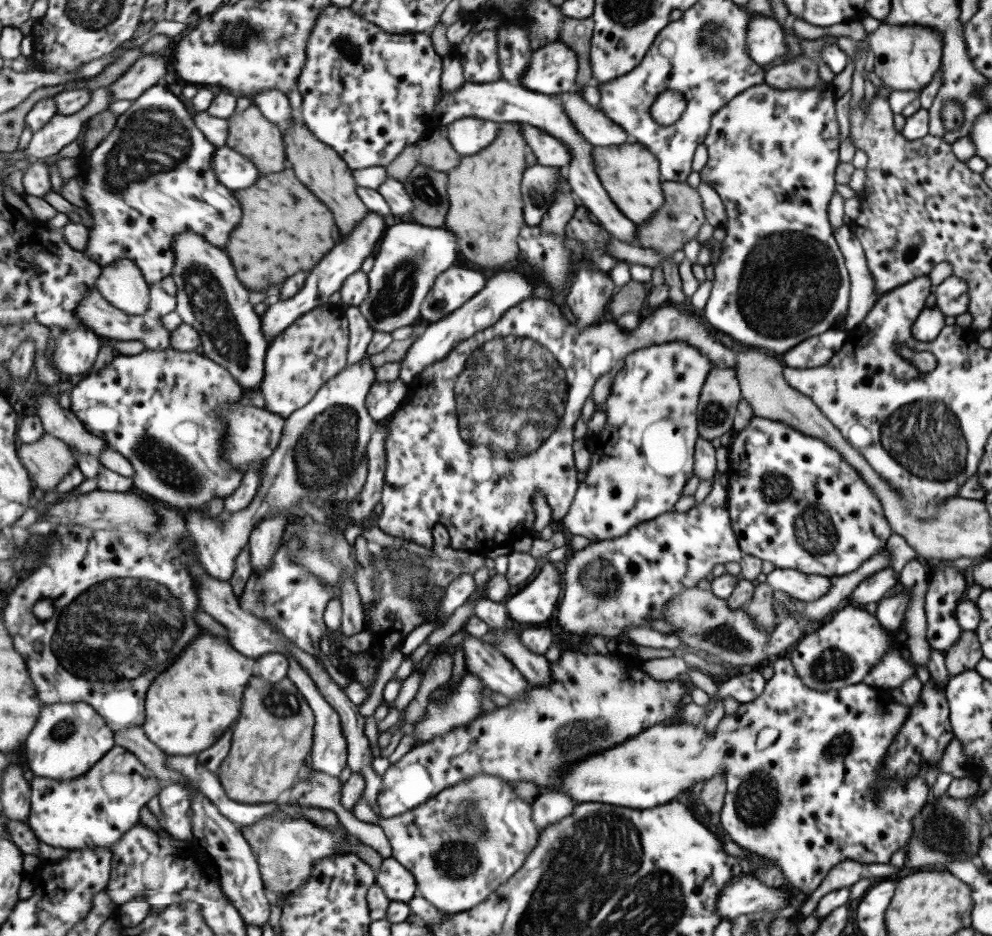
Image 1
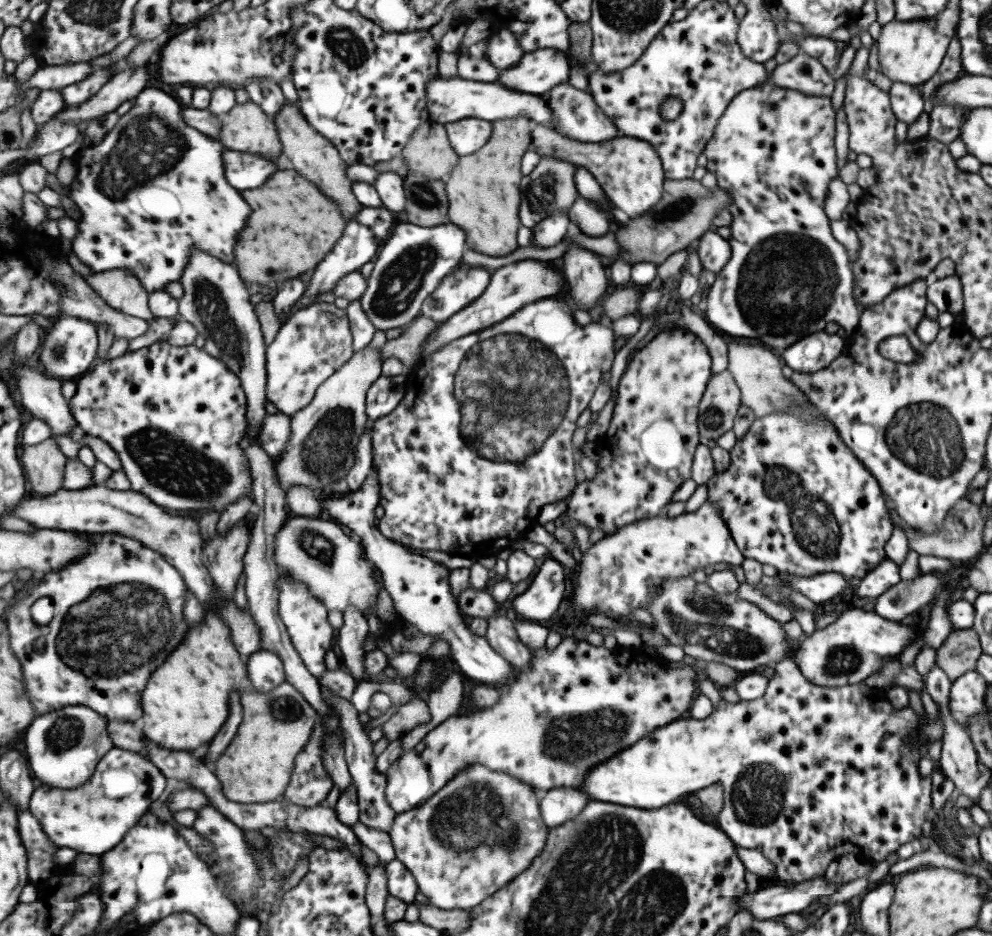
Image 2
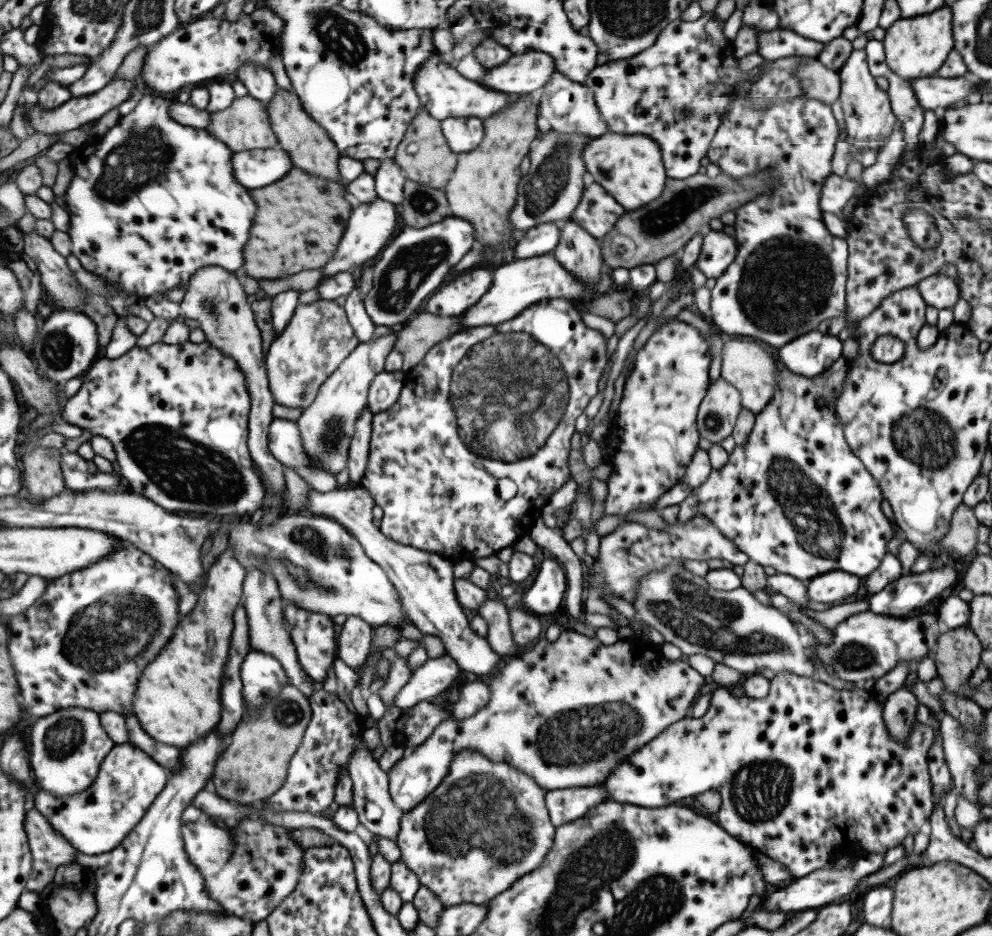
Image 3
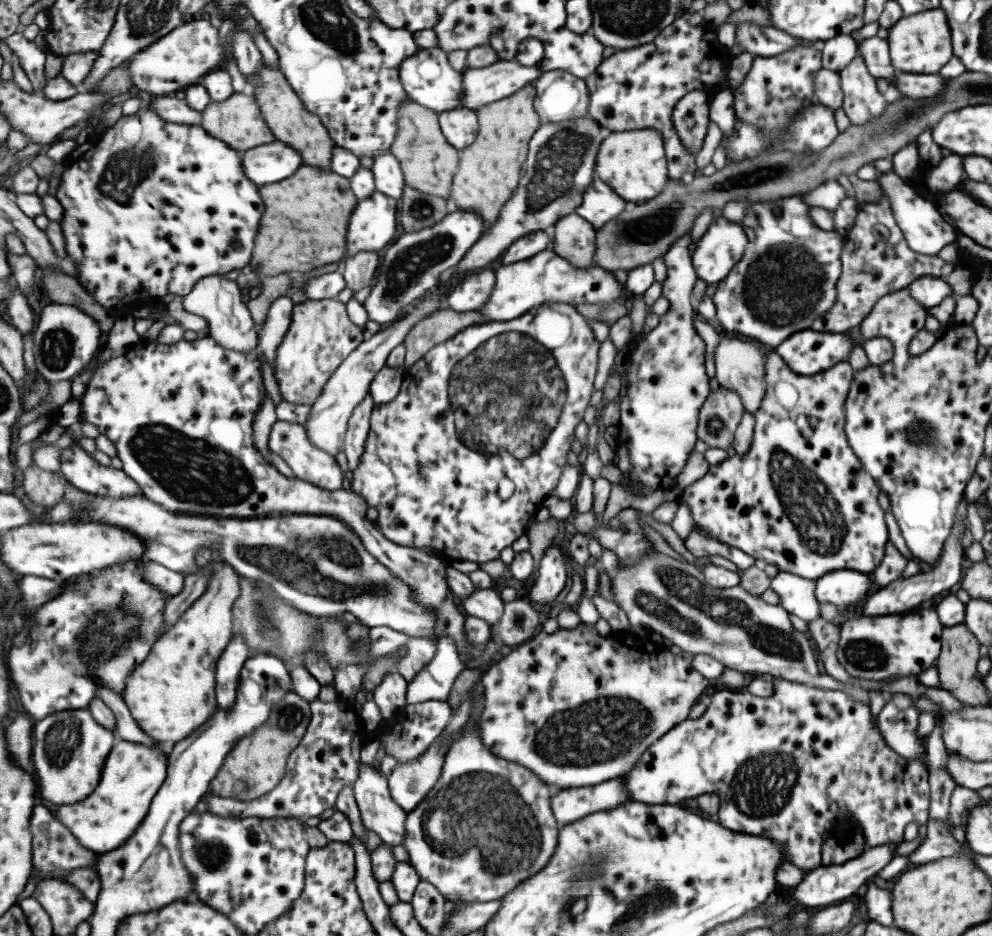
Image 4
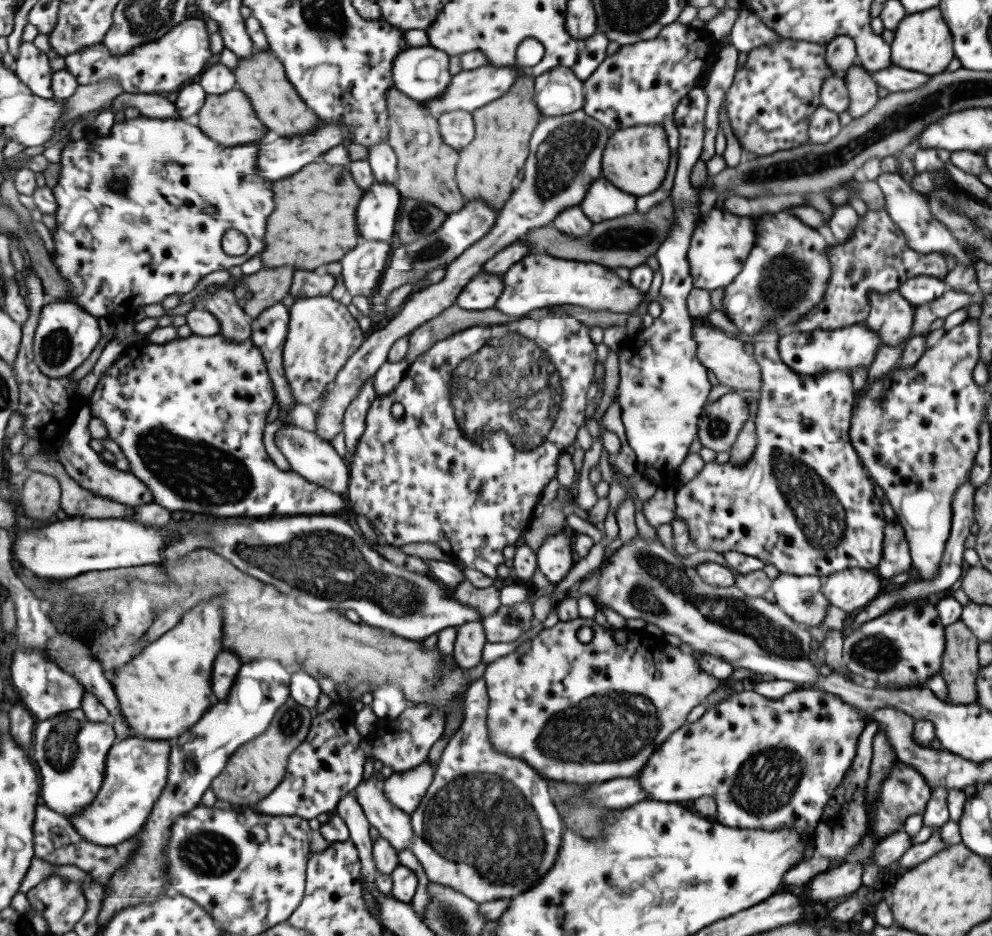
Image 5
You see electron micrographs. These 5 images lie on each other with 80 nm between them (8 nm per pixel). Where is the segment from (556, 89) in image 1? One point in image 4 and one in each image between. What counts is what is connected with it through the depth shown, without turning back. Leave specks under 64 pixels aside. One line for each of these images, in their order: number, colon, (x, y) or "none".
2: (539, 70)
3: (521, 74)
4: (482, 86)

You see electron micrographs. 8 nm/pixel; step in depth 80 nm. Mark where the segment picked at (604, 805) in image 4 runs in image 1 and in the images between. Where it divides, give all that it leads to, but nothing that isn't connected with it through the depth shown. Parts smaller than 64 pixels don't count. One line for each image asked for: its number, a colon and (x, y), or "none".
1: (549, 807)
2: (558, 805)
3: (565, 805)

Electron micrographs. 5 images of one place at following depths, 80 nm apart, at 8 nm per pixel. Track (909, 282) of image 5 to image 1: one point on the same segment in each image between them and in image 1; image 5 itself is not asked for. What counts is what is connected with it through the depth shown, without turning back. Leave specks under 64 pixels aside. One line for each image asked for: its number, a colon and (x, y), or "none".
1: (951, 299)
2: (945, 294)
3: (938, 291)
4: (928, 291)

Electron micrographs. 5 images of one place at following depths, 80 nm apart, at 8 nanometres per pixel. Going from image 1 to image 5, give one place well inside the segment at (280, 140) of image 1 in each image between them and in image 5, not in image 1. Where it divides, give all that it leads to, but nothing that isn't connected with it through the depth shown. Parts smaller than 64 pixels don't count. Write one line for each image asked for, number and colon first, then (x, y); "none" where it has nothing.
2: (247, 127)
3: (246, 125)
4: (238, 120)
5: (230, 118)

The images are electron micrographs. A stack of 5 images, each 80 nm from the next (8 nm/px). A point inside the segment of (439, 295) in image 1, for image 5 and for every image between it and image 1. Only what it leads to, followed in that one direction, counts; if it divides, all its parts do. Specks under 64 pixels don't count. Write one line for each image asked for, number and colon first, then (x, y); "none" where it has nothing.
2: (461, 288)
3: (457, 295)
4: (473, 292)
5: (483, 293)

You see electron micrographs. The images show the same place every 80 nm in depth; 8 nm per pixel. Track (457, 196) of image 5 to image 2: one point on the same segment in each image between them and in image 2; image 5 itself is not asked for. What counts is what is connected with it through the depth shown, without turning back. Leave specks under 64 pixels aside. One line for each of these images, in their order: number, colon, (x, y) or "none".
2: (430, 152)
3: (425, 155)
4: (429, 162)

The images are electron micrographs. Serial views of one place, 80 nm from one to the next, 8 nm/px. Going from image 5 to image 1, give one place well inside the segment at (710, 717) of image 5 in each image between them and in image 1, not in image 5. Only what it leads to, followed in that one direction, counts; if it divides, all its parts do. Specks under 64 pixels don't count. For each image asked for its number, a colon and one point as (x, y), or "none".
1: (806, 802)
2: (835, 775)
3: (808, 769)
4: (805, 762)

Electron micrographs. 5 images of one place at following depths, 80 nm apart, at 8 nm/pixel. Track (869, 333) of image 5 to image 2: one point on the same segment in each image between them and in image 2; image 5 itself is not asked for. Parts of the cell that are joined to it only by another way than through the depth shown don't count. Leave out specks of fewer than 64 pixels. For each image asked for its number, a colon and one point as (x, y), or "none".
2: (817, 351)
3: (809, 355)
4: (806, 352)

